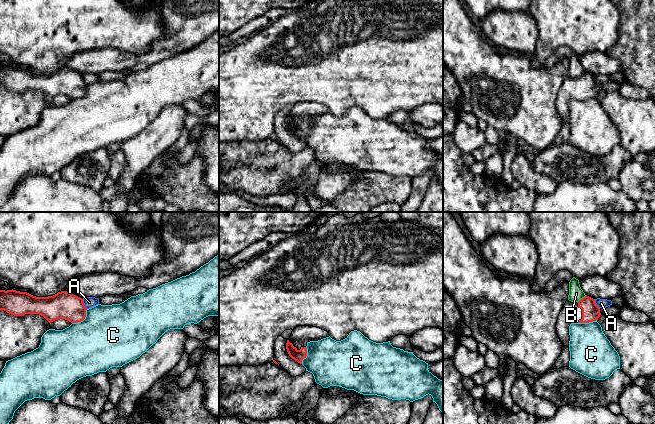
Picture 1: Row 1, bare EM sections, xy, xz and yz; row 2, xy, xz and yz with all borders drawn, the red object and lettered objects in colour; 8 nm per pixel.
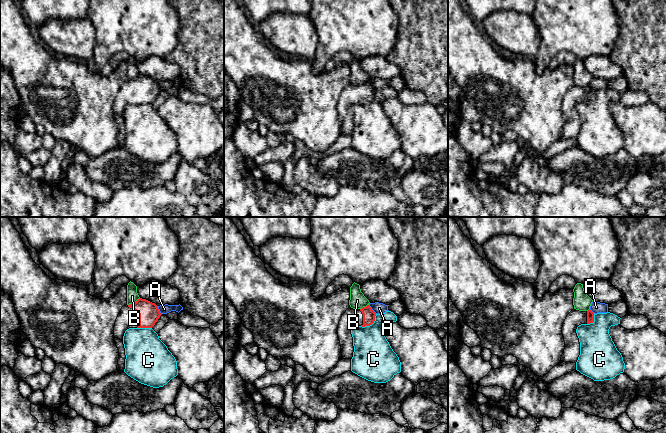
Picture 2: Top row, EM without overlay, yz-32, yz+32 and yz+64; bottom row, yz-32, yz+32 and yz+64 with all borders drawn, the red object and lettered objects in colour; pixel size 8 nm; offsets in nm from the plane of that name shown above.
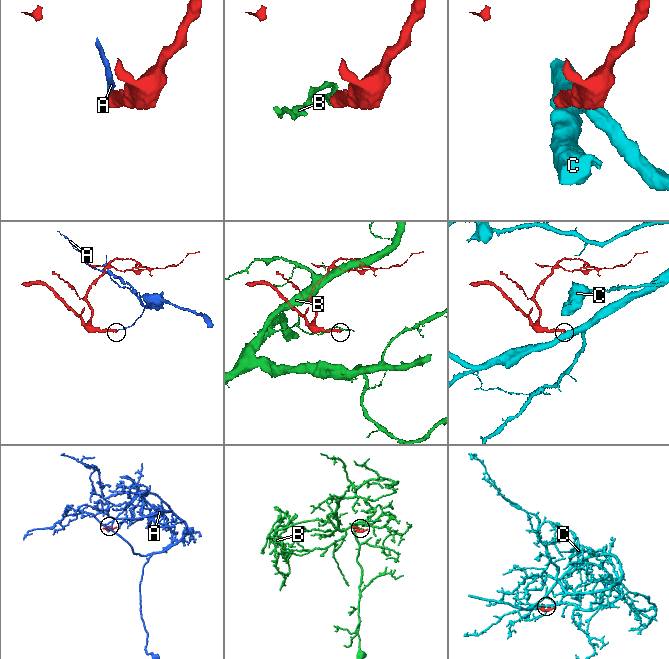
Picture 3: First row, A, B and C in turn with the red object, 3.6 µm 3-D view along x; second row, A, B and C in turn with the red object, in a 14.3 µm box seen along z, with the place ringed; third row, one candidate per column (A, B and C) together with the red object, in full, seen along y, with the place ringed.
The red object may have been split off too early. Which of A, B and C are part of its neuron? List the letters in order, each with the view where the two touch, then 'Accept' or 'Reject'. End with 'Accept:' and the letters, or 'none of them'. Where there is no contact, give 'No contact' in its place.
A: Touches red in xy. Reject
B: Touches red in yz. Reject
C: Touches red in xy. Reject
Accept: none of them

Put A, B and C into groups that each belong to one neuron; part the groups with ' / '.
A / B / C

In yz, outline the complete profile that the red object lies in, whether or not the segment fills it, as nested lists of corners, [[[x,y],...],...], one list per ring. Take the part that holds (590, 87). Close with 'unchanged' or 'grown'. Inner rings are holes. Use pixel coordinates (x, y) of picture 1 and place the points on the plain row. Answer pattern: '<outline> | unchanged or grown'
[[[587,71],[578,78],[567,76],[556,100],[557,111],[563,122],[569,123],[569,102],[571,99],[593,98],[598,96],[600,91],[600,84],[596,81],[595,76]]] | grown

